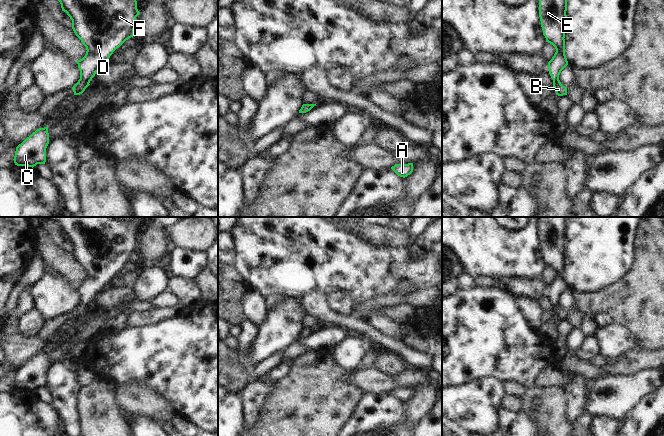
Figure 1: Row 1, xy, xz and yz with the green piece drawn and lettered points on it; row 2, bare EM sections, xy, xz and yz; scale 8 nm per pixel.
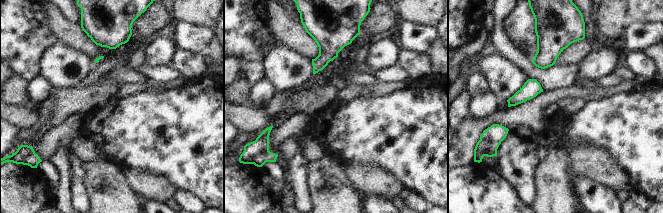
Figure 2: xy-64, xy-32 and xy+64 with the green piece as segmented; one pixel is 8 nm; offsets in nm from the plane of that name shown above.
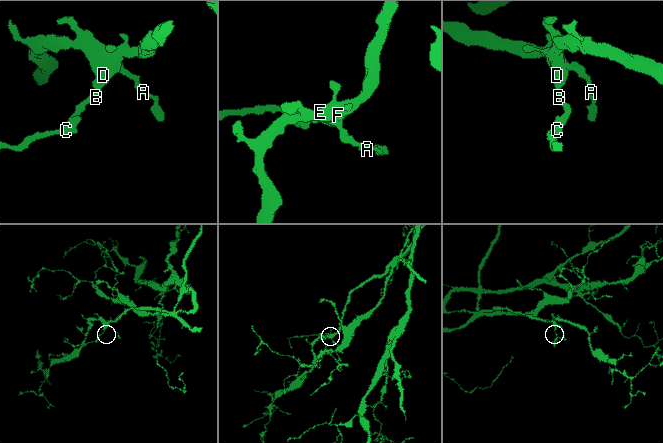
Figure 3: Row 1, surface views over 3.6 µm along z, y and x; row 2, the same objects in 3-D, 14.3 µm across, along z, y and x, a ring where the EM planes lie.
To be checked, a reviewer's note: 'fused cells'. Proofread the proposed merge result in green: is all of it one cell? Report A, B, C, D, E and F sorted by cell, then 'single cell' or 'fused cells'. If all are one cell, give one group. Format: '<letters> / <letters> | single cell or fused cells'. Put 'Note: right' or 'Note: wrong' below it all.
A B C D E F | single cell
Note: wrong

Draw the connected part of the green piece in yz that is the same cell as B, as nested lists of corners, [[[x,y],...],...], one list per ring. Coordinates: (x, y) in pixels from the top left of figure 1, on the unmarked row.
[[[539,217],[539,241],[543,259],[546,266],[556,273],[554,280],[548,286],[548,293],[558,320],[567,319],[567,311],[563,310],[559,304],[561,295],[568,289],[564,263],[566,235],[566,217]]]

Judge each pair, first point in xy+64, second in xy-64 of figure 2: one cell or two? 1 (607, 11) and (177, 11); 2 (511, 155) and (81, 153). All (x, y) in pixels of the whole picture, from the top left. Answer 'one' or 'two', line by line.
1: two
2: two

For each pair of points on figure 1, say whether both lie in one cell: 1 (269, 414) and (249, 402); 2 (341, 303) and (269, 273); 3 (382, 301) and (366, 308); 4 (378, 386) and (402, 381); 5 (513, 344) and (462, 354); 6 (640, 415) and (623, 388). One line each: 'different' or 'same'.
1: different
2: different
3: same
4: different
5: same
6: different

